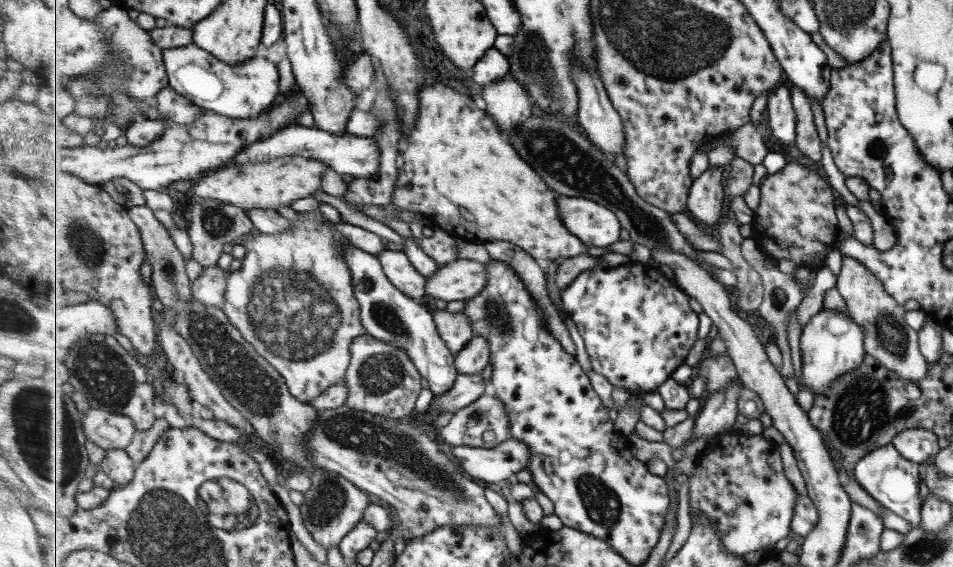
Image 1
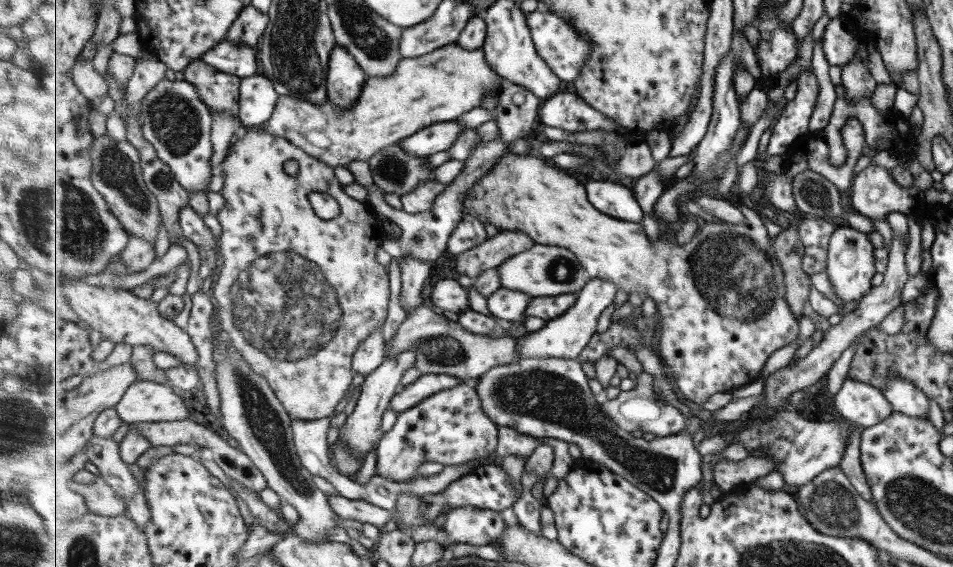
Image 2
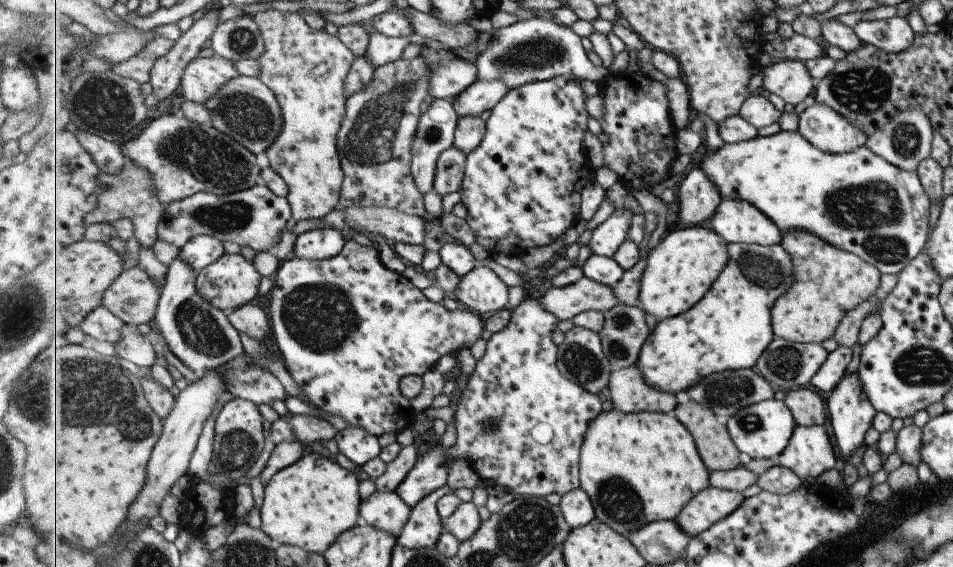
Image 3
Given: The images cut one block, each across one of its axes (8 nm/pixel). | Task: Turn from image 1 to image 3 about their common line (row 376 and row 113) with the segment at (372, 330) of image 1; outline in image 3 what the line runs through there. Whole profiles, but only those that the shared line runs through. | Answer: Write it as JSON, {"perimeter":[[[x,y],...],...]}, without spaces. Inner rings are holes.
{"perimeter":[[[435,99],[421,116],[421,122],[411,146],[411,154],[413,154],[411,169],[413,177],[416,178],[417,188],[423,192],[423,195],[427,195],[434,189],[438,160],[443,152],[454,146],[459,118],[453,102],[445,99]]]}

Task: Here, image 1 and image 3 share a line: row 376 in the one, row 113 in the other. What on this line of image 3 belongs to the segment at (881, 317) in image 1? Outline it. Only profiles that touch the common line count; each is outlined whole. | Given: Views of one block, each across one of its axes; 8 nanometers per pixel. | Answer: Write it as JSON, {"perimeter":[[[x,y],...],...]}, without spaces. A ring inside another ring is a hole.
{"perimeter":[[[905,109],[893,116],[881,130],[867,136],[863,145],[895,168],[913,173],[917,165],[930,156],[932,133],[930,120],[919,109]]]}

